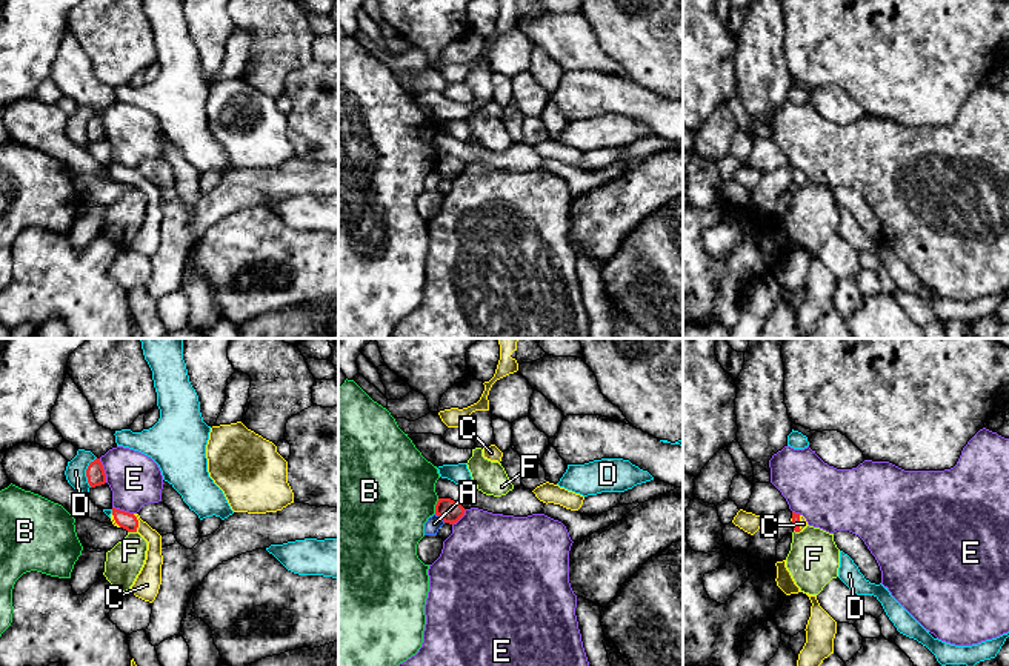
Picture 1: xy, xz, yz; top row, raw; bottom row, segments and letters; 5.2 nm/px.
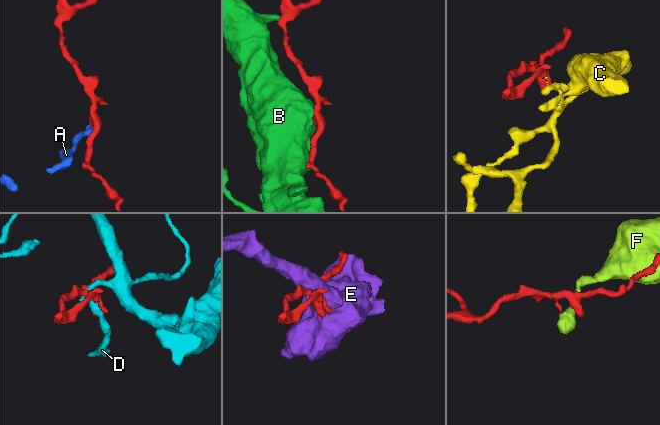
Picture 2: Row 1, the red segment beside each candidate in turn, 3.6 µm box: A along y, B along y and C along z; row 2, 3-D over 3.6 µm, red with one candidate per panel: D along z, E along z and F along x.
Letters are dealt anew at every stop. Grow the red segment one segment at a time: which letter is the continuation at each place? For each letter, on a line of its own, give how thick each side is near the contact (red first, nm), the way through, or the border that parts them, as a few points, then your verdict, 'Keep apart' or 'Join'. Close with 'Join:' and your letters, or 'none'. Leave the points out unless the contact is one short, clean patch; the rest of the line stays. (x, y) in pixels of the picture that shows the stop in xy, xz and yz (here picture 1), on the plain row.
A: Thickness 120 nm (red) against 80 nm. Keep apart
B: Thickness 120 nm (red) against 480 nm. Keep apart
C: Thickness 90 nm (red) against 100 nm. Path across: xy (125, 176), (137, 179), (153, 194), (153, 220). Join
D: Thickness 100 nm (red) against 110 nm. Keep apart
E: Thickness 100 nm (red) against 280 nm. Keep apart
F: Thickness 90 nm (red) against 190 nm. Boundary: xy (128, 186), (136, 188). Keep apart
Join: C

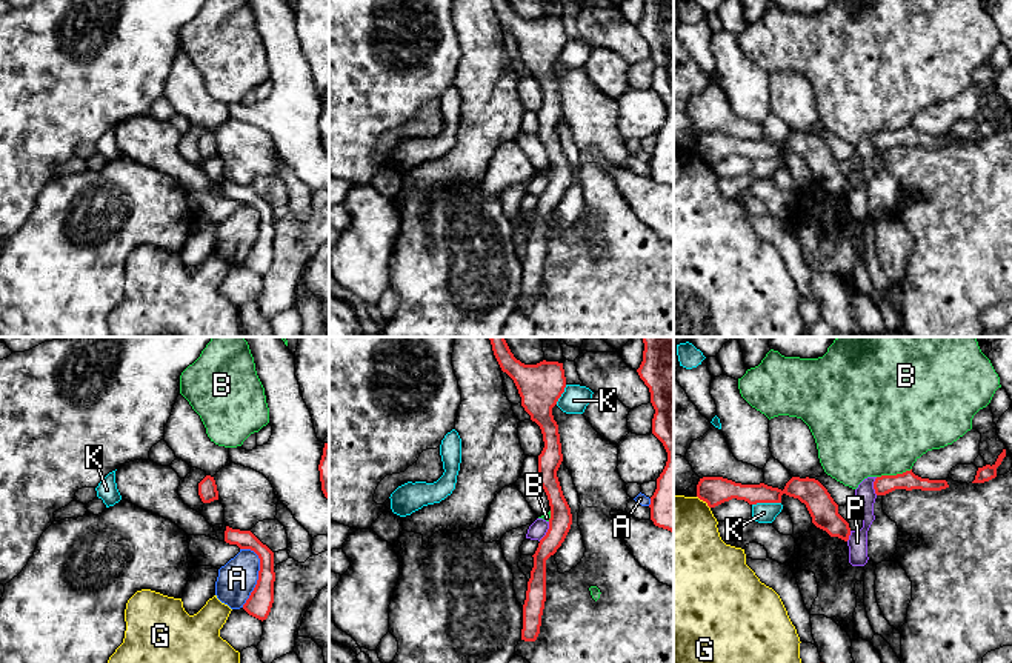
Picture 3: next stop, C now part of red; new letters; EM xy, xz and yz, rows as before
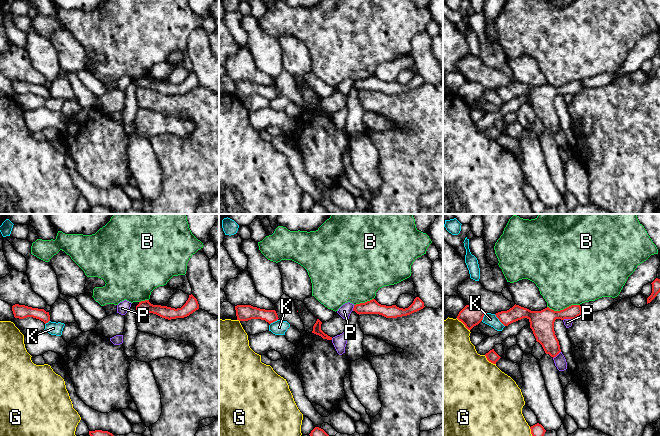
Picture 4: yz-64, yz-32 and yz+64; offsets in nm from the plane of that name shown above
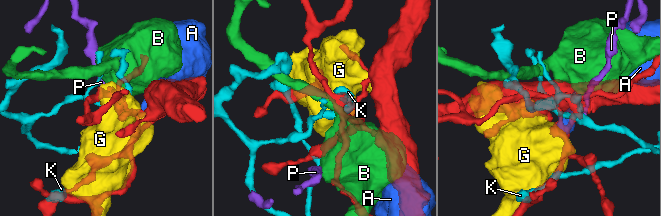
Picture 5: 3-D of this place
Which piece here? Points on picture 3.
A: Thickness 130 nm (red) against 200 nm. Keep apart
B: Thickness 100 nm (red) against 480 nm. Boundary: yz (911, 123), (877, 133). Keep apart
G: Thickness 150 nm (red) against 440 nm. Keep apart
K: Thickness 140 nm (red) against 110 nm. Boundary: yz (780, 157), (757, 157), (752, 160). Keep apart
P: Thickness 120 nm (red) against 90 nm. Keep apart
Join: none

